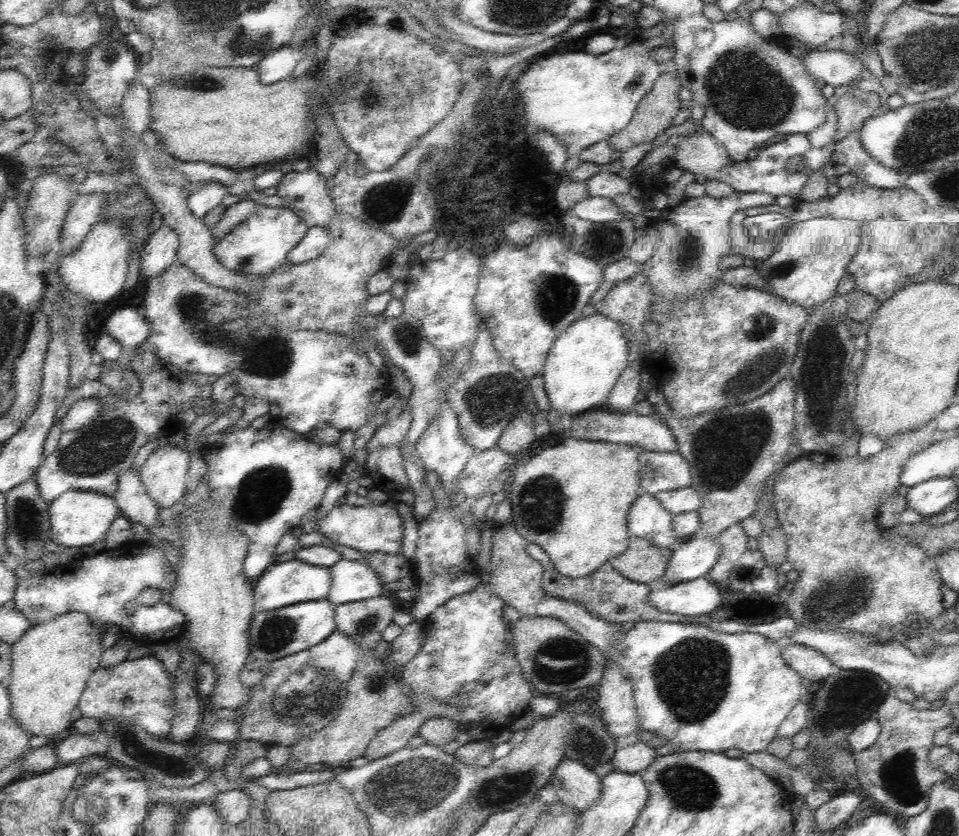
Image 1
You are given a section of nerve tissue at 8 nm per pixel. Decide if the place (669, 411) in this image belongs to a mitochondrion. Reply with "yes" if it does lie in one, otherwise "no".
no

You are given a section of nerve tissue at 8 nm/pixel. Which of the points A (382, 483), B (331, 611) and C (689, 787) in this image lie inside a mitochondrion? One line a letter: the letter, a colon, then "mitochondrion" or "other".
A: other
B: other
C: mitochondrion

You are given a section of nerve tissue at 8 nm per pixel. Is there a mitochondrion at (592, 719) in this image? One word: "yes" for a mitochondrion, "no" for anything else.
no

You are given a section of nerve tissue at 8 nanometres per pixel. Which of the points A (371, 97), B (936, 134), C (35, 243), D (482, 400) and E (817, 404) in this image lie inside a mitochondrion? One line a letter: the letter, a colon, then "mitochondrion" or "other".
A: mitochondrion
B: mitochondrion
C: other
D: mitochondrion
E: mitochondrion

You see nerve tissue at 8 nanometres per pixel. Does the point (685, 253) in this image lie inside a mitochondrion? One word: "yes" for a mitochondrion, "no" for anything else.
yes

